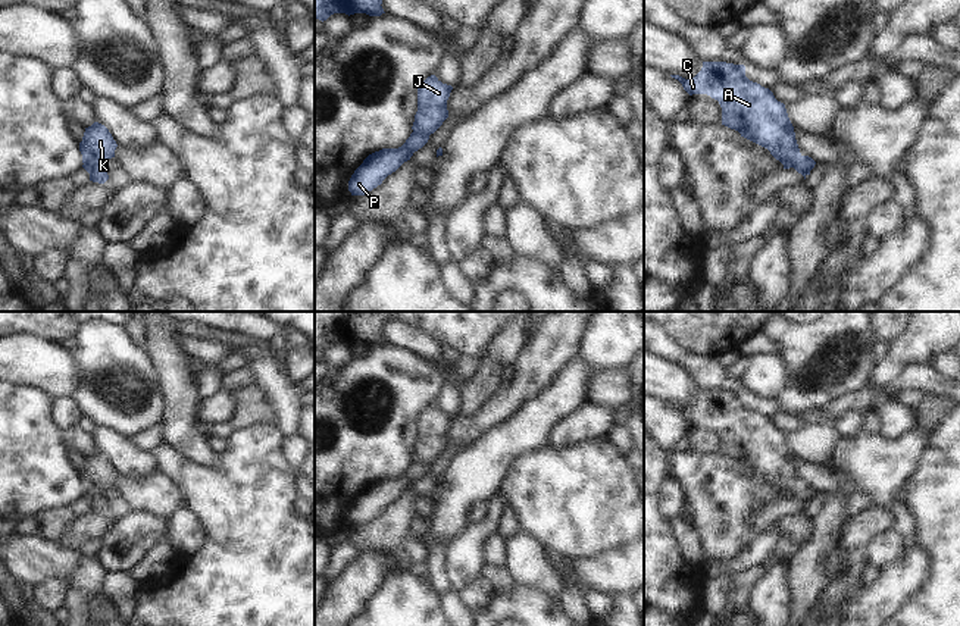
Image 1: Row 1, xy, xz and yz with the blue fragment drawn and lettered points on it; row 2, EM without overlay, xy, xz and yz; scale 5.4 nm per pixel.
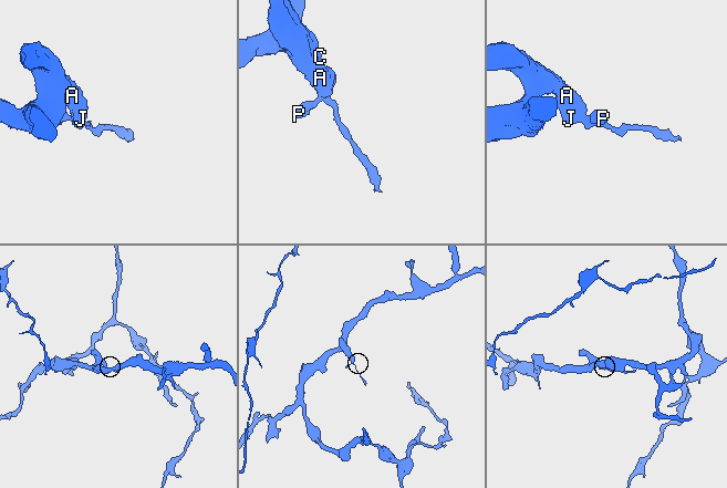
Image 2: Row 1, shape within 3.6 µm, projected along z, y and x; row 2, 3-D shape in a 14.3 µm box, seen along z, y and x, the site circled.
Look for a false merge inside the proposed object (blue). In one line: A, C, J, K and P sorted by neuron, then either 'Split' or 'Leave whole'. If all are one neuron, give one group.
Groups: A C J K / P. Split

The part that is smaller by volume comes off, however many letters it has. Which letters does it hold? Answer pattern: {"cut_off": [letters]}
{"cut_off": ["P"]}

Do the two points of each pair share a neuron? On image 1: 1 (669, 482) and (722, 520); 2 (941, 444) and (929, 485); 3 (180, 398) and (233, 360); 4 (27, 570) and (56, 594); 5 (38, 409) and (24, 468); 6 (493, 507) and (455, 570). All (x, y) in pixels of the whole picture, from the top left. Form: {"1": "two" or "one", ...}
{"1": "two", "2": "one", "3": "two", "4": "two", "5": "one", "6": "one"}

